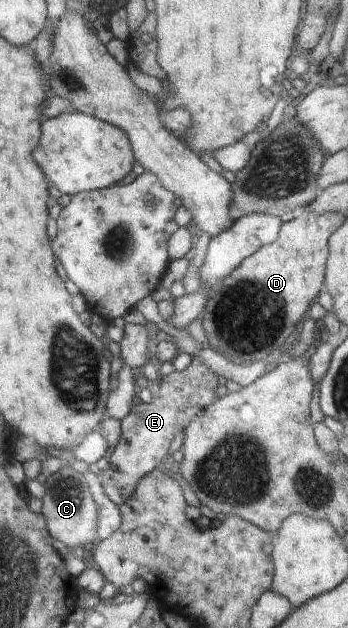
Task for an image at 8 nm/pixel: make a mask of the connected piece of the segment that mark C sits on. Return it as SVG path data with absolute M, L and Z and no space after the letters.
M63 464L56 473L46 477L42 498L42 516L47 521L51 537L63 541L70 551L75 547L93 547L98 539L98 507L91 495L84 474Z

